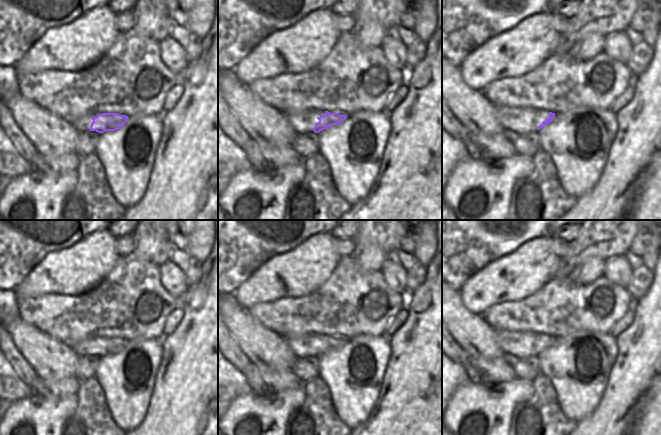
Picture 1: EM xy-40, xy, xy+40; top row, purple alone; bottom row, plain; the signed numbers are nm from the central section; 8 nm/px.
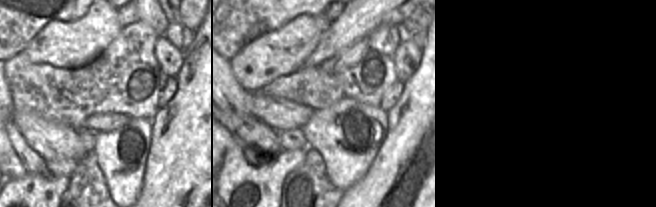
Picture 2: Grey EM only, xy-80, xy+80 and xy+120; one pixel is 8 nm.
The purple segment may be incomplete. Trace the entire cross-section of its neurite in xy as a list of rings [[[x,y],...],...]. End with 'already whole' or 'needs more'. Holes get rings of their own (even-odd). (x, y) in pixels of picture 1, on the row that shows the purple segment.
[[[325,111],[324,115],[317,117],[319,122],[315,124],[313,130],[315,133],[319,133],[320,131],[332,125],[338,125],[342,123],[346,118],[347,115],[340,115],[338,113],[330,113],[328,111]]] | already whole

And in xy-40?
[[[101,113],[96,117],[91,117],[93,122],[89,131],[96,131],[100,134],[106,131],[116,131],[125,125],[128,118],[118,113]]] | already whole

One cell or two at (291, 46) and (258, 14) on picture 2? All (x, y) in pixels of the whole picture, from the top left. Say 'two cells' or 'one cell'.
two cells

